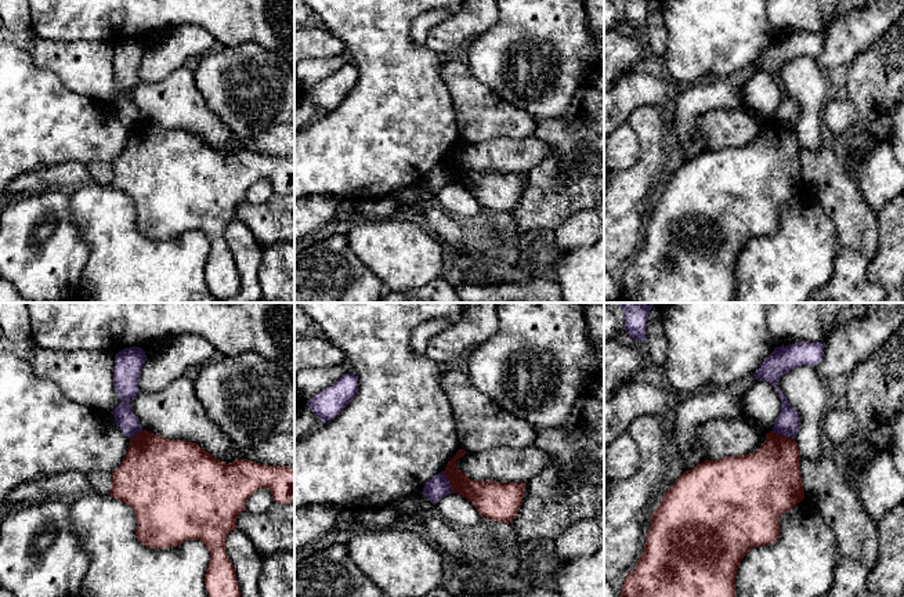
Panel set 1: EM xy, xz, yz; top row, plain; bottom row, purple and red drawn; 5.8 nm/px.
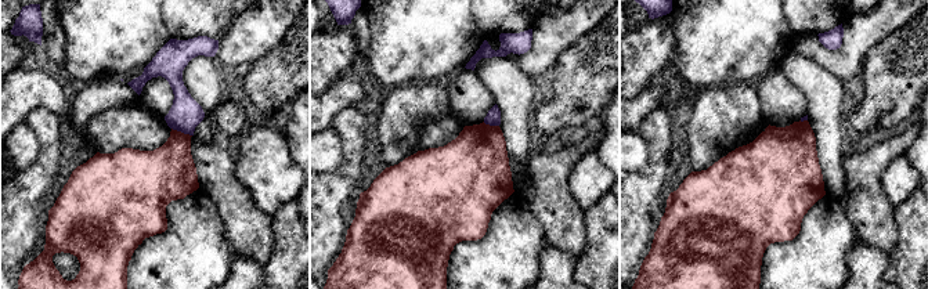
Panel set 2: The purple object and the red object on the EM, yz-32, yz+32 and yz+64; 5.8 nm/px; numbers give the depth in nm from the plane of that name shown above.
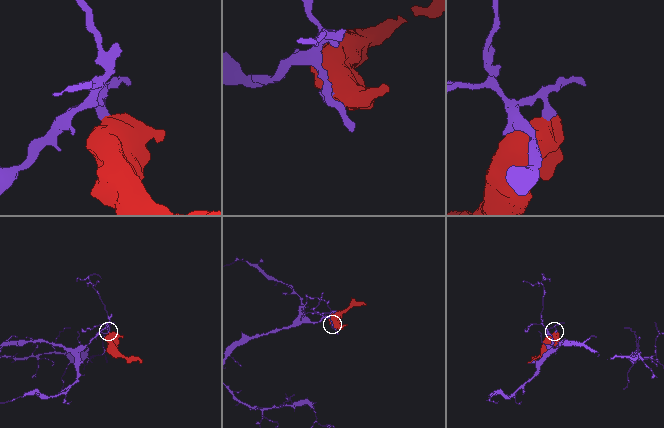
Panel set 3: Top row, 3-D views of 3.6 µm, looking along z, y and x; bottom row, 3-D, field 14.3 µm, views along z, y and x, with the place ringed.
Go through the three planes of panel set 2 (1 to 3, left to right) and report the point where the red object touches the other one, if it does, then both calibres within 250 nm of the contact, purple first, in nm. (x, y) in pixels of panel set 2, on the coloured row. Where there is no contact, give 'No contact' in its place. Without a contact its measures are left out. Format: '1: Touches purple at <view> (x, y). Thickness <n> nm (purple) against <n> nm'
1: Touches purple at yz-32 (181, 132). Thickness 190 nm (purple) against 300 nm
2: Touches purple at yz+32 (491, 125). Thickness 90 nm (purple) against 380 nm
3: Touches purple at yz+64 (802, 120). Thickness 30 nm (purple) against 380 nm

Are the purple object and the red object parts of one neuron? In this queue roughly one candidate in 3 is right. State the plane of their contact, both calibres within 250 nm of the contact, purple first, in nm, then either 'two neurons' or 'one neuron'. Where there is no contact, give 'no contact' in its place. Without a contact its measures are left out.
yz | 140/340 nm | two neurons

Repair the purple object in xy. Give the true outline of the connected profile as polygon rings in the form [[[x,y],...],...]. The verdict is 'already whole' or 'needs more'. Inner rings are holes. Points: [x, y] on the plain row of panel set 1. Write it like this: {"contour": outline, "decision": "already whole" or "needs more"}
{"contour": [[[140,37],[124,39],[115,46],[113,76],[122,93],[111,104],[127,129],[142,122],[130,94],[138,83],[138,69],[145,51],[145,41]]], "decision": "already whole"}

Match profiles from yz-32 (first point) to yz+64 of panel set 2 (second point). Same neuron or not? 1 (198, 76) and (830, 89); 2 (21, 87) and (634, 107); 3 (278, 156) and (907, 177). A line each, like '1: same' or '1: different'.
1: same
2: same
3: same

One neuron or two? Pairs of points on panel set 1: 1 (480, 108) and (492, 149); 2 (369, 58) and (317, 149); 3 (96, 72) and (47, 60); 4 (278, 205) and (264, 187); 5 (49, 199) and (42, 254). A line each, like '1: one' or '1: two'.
1: two
2: one
3: one
4: two
5: one

